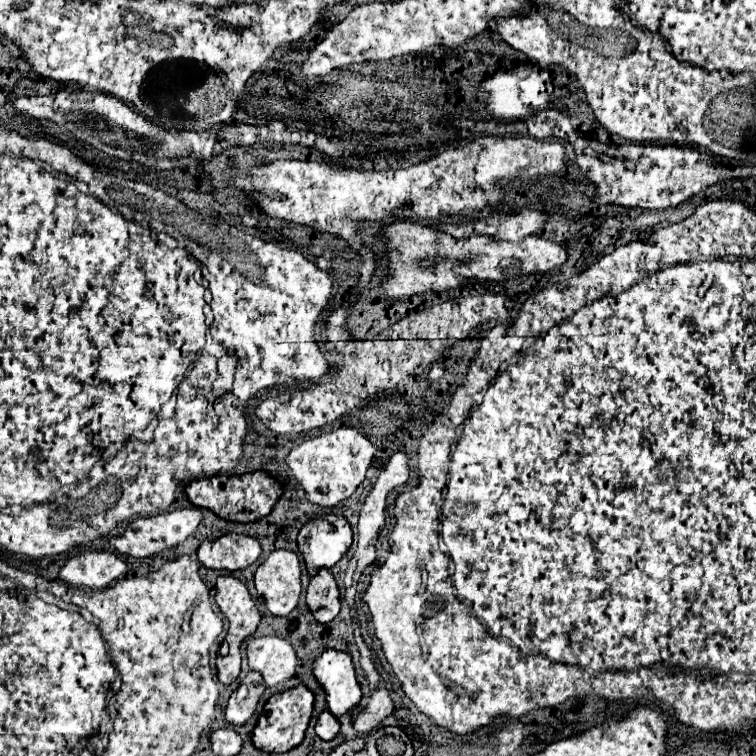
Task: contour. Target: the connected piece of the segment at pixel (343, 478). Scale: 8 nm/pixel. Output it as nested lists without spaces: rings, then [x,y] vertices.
[[[338,428],[294,446],[286,456],[286,464],[292,470],[298,484],[304,488],[308,500],[312,504],[330,508],[354,494],[354,490],[362,484],[374,454],[376,446],[370,444],[370,440],[364,438],[364,434],[360,434],[354,428]]]

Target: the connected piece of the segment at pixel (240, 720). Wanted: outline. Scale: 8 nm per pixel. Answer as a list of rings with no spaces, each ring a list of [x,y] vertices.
[[[248,672],[240,682],[240,688],[232,692],[226,706],[226,720],[234,726],[242,726],[254,714],[254,708],[264,694],[266,684],[258,672]]]

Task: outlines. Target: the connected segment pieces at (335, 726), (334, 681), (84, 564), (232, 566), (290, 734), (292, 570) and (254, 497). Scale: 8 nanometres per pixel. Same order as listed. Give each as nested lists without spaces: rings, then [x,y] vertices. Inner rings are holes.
[[[324,710],[324,712],[318,716],[316,734],[318,734],[322,740],[332,740],[338,732],[340,732],[340,722],[338,722],[328,710]]]
[[[324,650],[312,662],[312,674],[322,686],[328,710],[334,716],[346,714],[360,702],[362,690],[356,680],[350,654],[340,650]]]
[[[84,552],[66,560],[58,578],[70,586],[102,590],[126,574],[126,564],[114,552]]]
[[[224,534],[212,542],[202,542],[198,548],[198,560],[206,568],[234,572],[254,564],[260,552],[258,540],[244,534]]]
[[[304,684],[270,696],[268,702],[264,704],[262,714],[258,716],[258,722],[252,730],[252,734],[250,734],[252,744],[258,750],[268,752],[268,754],[282,754],[282,752],[288,752],[288,750],[296,748],[302,742],[304,732],[308,728],[310,714],[312,714],[312,704],[314,704],[314,696]]]
[[[274,550],[266,562],[258,566],[254,584],[274,616],[288,616],[300,596],[298,556],[290,550]]]
[[[250,472],[242,476],[212,476],[212,478],[202,478],[194,480],[184,488],[184,494],[190,504],[198,508],[208,508],[216,516],[232,522],[254,522],[258,518],[264,518],[270,514],[274,508],[278,496],[282,492],[282,486],[278,480],[274,480],[266,472]]]

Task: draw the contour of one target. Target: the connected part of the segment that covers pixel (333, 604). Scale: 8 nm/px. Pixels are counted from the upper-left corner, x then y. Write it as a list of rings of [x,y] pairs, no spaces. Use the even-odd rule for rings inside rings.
[[[320,568],[320,572],[310,580],[306,604],[312,616],[322,624],[336,618],[336,614],[340,612],[340,592],[330,570]]]

